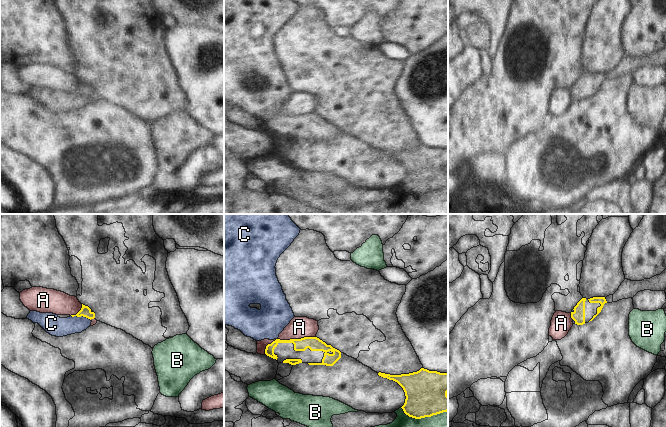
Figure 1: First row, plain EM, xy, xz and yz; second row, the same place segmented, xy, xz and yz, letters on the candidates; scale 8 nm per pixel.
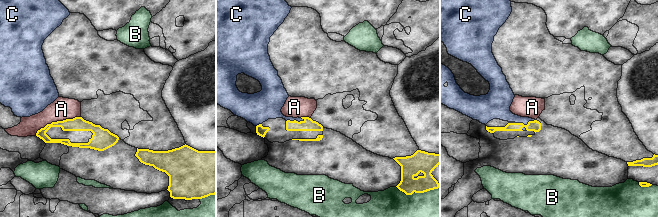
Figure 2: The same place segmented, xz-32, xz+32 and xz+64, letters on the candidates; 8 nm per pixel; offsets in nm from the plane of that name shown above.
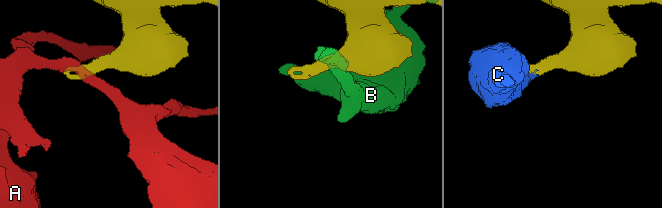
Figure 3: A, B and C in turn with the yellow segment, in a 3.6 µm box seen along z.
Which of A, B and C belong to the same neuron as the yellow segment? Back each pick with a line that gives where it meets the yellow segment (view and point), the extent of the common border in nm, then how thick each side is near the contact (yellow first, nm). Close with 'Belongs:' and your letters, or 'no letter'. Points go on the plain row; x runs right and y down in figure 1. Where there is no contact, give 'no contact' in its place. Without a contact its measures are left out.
C: contact xy (81, 91); length 170 nm; calibres 90 and 160 nm
Belongs: C

